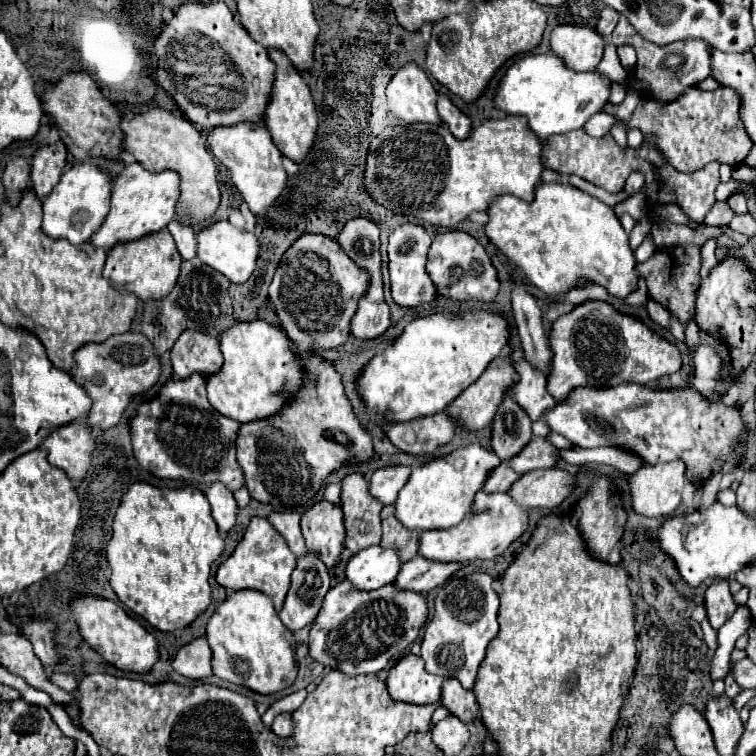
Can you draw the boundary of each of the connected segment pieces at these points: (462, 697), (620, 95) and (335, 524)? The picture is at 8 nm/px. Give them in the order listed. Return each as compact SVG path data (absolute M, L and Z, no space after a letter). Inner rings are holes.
M446 679L442 685L442 705L456 715L462 723L470 723L478 717L476 695L462 687L458 679Z
M612 83L610 85L610 103L614 103L614 105L618 105L618 103L622 103L622 99L624 99L624 95L626 95L626 89L628 89L628 85L624 83Z
M326 499L318 501L302 515L300 529L308 543L308 551L316 553L328 569L340 561L344 549L344 521L340 505Z

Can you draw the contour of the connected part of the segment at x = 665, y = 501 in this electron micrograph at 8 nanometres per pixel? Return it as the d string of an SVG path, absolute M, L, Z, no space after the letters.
M670 461L660 465L644 465L630 475L632 509L644 517L670 517L688 483L684 463Z

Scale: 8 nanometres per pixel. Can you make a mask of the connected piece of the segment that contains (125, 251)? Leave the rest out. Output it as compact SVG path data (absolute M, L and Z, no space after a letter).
M168 229L158 231L156 235L144 235L136 243L116 243L112 251L108 251L104 265L104 279L108 279L114 287L126 289L134 293L138 299L162 299L168 295L178 279L182 257L176 249L176 243Z

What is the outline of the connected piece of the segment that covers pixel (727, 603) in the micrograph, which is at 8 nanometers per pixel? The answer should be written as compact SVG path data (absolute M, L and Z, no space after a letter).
M716 579L708 589L706 589L706 611L708 611L708 621L714 629L720 629L736 611L736 601L730 593L728 579Z

